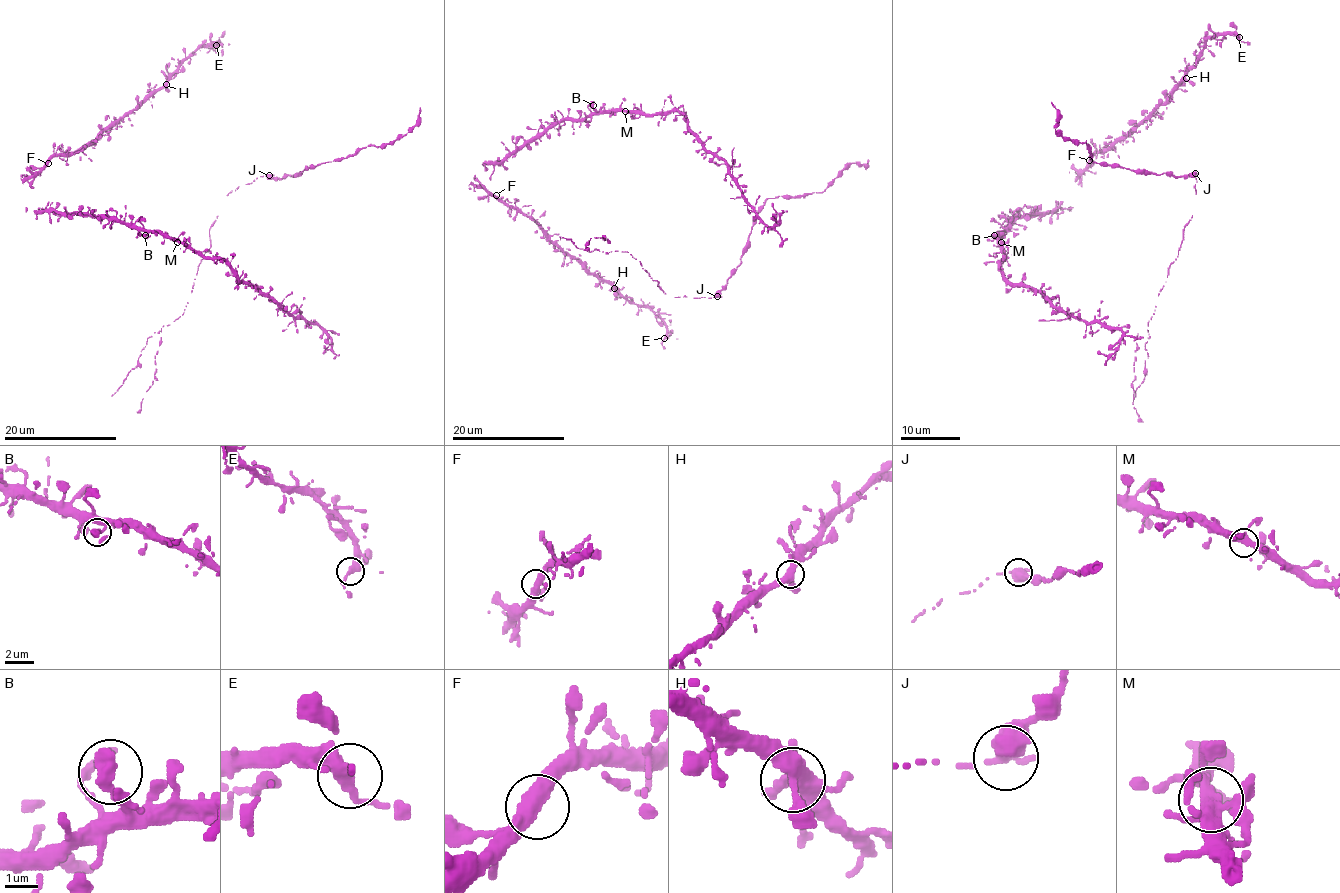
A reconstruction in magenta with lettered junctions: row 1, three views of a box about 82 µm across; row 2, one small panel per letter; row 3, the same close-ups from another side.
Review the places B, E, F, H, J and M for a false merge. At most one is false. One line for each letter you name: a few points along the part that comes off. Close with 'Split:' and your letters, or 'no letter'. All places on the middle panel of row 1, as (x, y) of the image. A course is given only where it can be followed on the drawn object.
J: course (716, 296), (740, 264), (754, 216), (767, 199), (822, 192), (851, 164), (867, 164), (868, 160)
Split: J

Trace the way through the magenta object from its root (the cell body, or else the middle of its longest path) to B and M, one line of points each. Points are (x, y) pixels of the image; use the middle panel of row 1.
B: (474, 178), (484, 171), (486, 164), (503, 162), (560, 122), (583, 120), (590, 116), (595, 110), (593, 105)
M: (474, 178), (484, 171), (486, 164), (503, 162), (563, 120), (583, 120), (591, 115), (625, 112)

